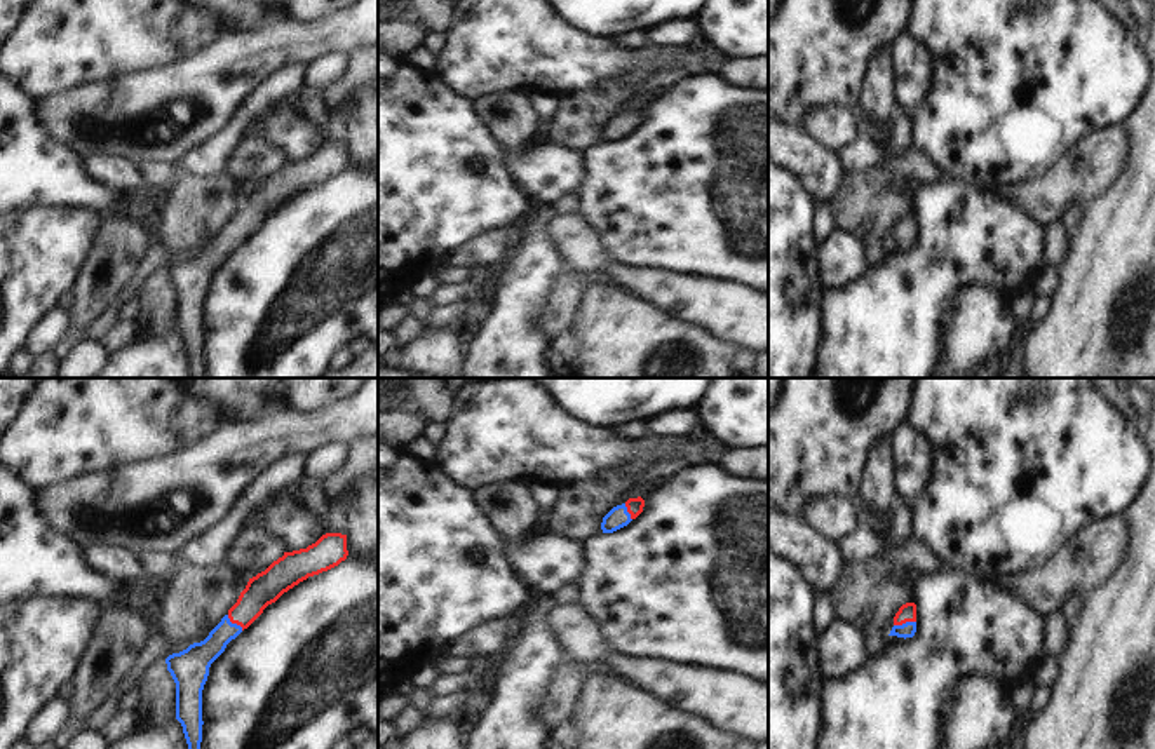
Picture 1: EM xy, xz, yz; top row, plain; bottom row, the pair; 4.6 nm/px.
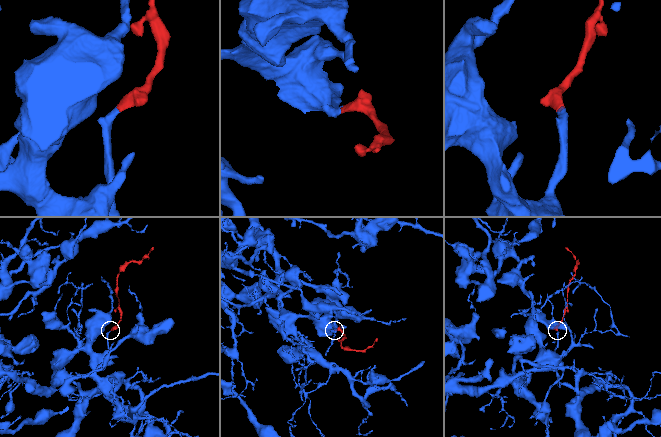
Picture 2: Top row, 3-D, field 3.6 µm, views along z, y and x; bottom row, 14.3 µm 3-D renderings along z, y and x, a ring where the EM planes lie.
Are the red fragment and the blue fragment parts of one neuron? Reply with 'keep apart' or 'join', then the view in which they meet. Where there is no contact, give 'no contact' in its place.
join | yz

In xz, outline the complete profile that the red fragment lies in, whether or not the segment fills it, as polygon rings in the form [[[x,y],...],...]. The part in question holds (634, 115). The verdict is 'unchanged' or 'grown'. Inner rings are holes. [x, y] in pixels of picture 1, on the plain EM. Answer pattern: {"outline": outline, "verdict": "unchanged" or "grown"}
{"outline": [[[641,106],[629,108],[625,113],[613,117],[601,132],[603,143],[613,143],[624,136],[627,136],[632,129],[636,129],[645,117],[645,110]]], "verdict": "grown"}

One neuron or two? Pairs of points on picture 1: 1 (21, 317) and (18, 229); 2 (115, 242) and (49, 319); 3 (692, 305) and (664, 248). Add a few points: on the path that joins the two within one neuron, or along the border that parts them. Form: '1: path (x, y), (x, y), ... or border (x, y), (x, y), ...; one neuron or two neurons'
1: path (18, 295), (18, 251); one neuron
2: border (67, 310), (67, 326), (49, 349); two neurons
3: border (636, 265), (676, 274), (699, 274), (716, 281); two neurons

